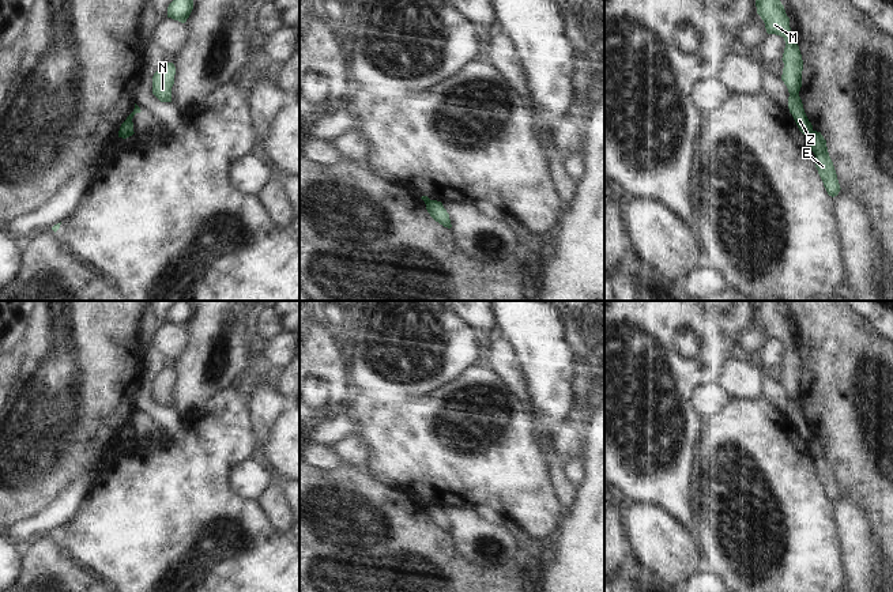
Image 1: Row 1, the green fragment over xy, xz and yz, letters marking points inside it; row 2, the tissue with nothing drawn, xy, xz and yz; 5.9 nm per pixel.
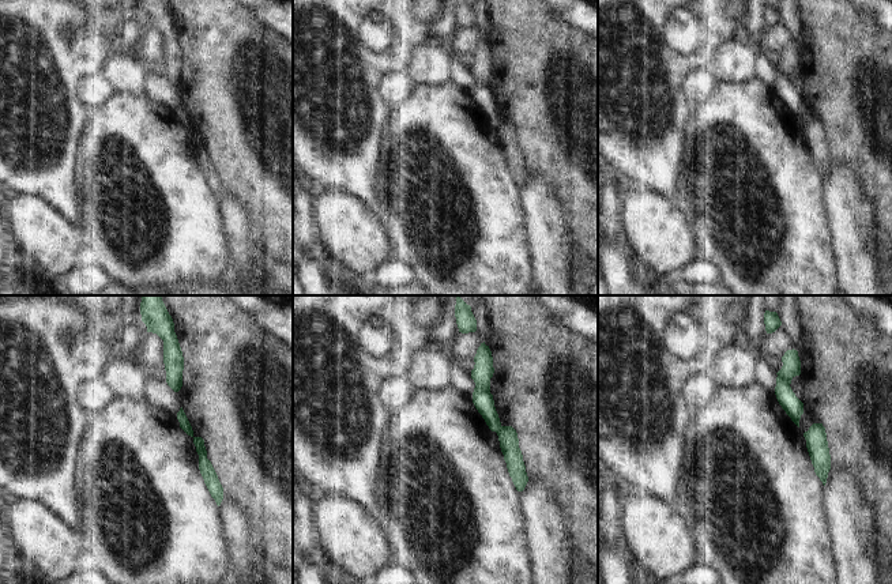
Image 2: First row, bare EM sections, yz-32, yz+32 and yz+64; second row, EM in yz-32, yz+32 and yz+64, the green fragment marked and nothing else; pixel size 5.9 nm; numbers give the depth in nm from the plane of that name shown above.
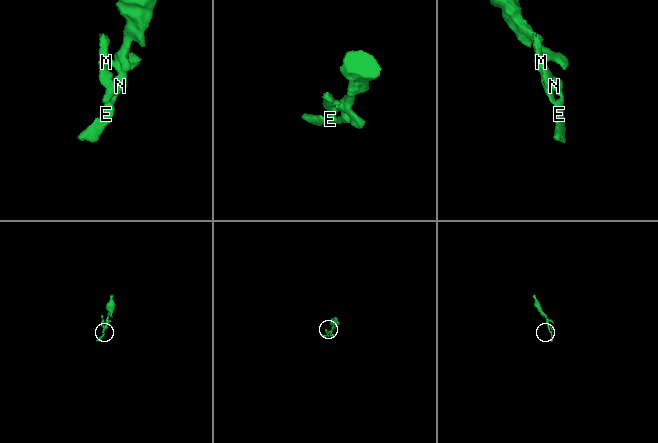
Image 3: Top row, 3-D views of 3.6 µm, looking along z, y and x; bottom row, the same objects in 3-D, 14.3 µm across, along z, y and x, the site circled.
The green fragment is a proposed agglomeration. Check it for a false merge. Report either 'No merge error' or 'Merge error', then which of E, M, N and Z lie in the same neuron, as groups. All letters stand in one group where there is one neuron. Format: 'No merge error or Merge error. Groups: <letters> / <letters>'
Merge error. Groups: E M N / Z

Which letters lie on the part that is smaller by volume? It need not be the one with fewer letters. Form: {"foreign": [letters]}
{"foreign": ["E", "M", "N"]}

